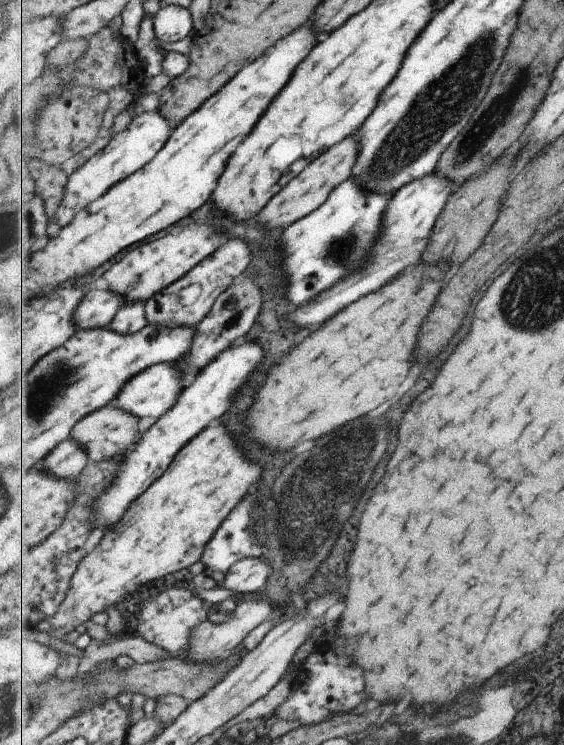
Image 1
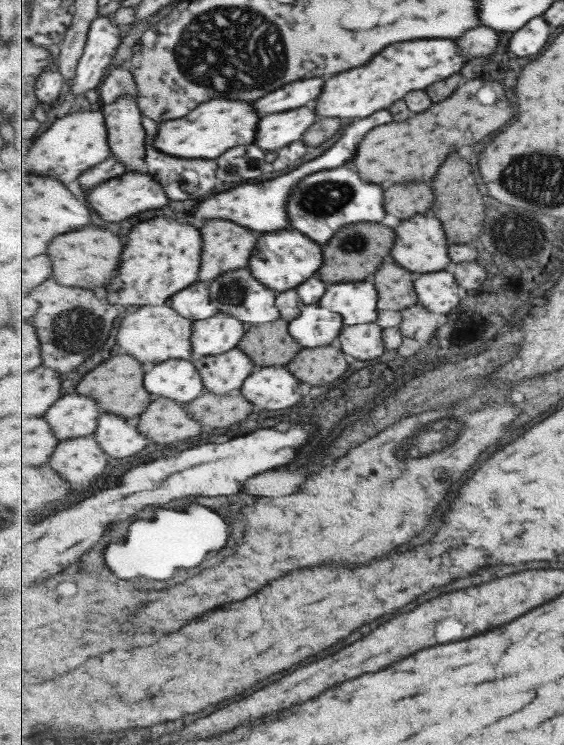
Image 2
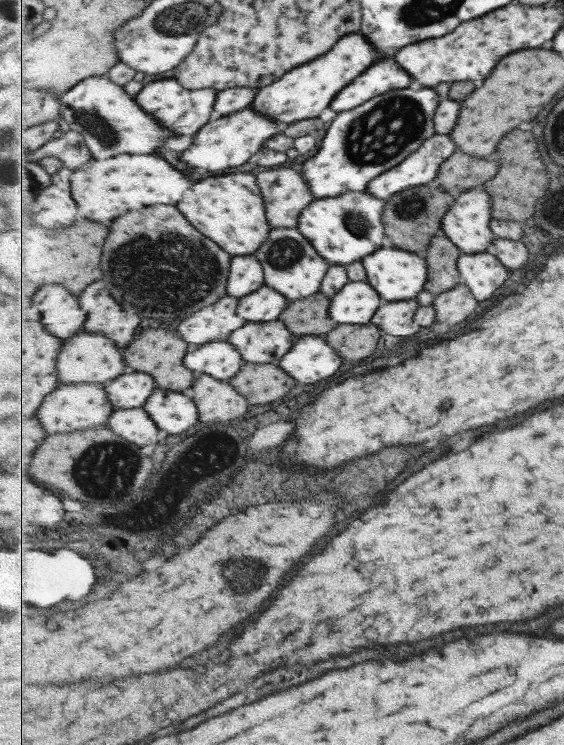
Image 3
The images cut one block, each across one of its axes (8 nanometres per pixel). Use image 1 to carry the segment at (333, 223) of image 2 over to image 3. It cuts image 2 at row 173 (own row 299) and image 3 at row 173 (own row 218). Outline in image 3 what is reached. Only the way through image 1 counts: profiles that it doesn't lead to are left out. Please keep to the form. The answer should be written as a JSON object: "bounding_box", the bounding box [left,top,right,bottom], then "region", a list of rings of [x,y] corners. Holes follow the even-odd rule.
{"bounding_box":[366,134,457,200],"region":[[[435,134],[435,136],[428,138],[410,157],[407,157],[406,161],[399,164],[399,166],[395,166],[394,169],[388,170],[381,176],[374,178],[366,188],[377,198],[386,200],[394,194],[403,192],[414,186],[434,184],[438,179],[438,172],[439,169],[442,168],[442,164],[445,163],[452,154],[455,154],[455,151],[457,151],[457,147],[454,143],[454,139],[451,138],[450,135]]]}

